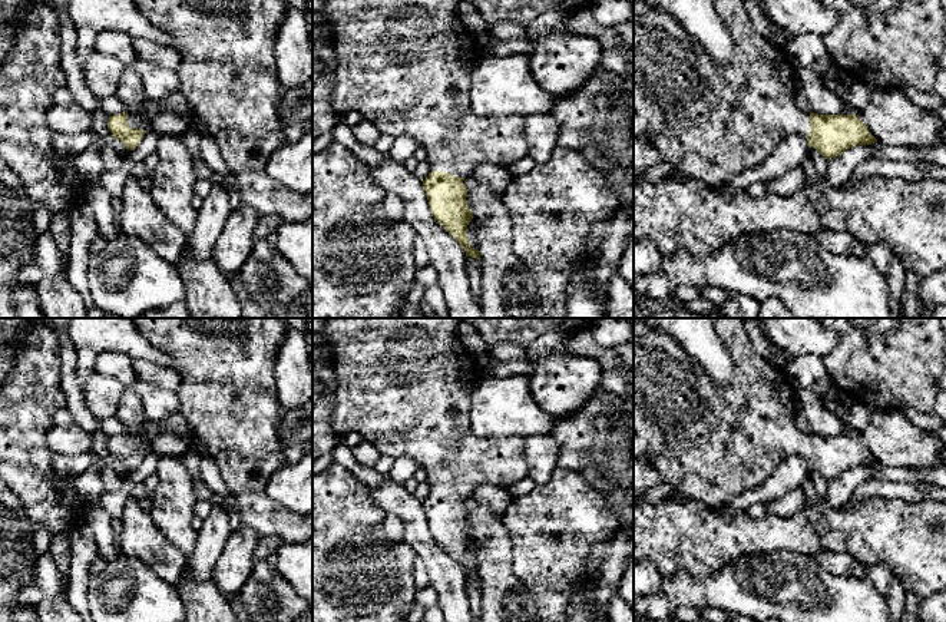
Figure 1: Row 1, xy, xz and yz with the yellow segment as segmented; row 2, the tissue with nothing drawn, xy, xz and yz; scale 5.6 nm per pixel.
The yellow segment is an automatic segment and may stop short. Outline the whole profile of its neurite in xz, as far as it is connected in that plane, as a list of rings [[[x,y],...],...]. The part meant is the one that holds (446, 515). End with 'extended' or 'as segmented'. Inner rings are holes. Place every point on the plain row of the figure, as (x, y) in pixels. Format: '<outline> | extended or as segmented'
[[[324,318],[322,330],[320,331],[328,343],[328,354],[324,355],[334,368],[338,386],[333,393],[334,413],[333,427],[334,430],[345,436],[347,433],[360,433],[367,443],[371,443],[380,454],[390,456],[393,459],[410,457],[417,461],[419,467],[427,472],[427,482],[431,493],[423,502],[423,509],[430,526],[430,532],[434,540],[464,569],[466,578],[474,578],[480,583],[480,575],[477,568],[473,570],[467,559],[467,546],[473,540],[473,535],[467,527],[467,509],[463,502],[466,497],[473,496],[476,487],[484,483],[489,484],[513,484],[529,476],[529,464],[525,454],[525,439],[480,439],[470,431],[469,424],[469,407],[470,396],[474,384],[479,380],[479,371],[474,364],[474,355],[467,351],[457,335],[459,318]]] | extended

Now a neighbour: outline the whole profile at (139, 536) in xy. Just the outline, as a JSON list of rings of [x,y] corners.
[[[135,497],[125,504],[118,545],[122,555],[140,559],[165,582],[173,586],[179,582],[186,558],[166,540]]]

